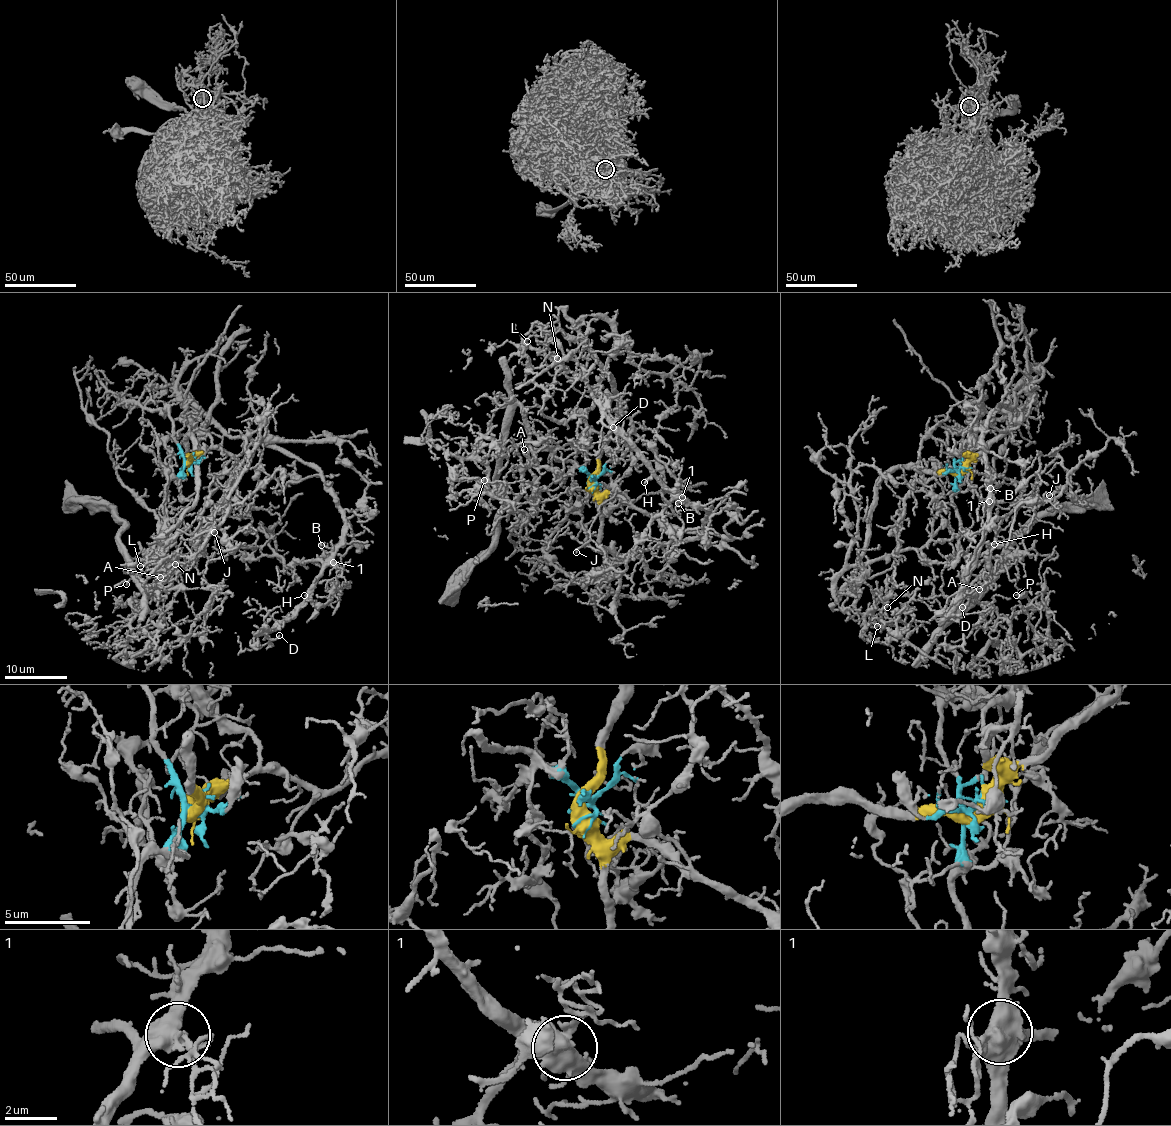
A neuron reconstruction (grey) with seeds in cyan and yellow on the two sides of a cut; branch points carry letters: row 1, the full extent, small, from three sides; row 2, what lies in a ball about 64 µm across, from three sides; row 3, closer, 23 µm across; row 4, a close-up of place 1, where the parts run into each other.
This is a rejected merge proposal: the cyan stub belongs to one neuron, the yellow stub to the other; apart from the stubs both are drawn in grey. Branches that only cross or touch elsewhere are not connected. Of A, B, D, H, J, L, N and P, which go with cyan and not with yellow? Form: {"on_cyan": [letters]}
{"on_cyan": ["A", "L", "N", "P"]}

